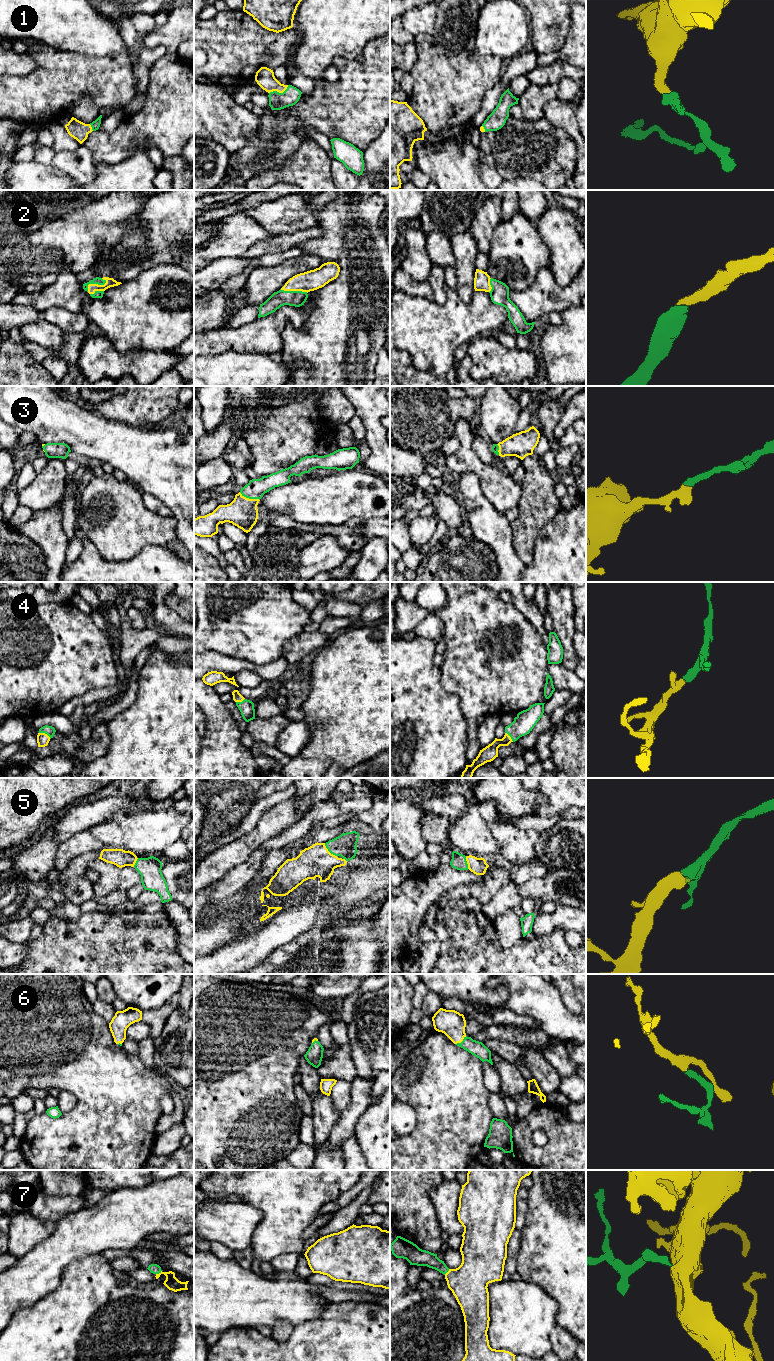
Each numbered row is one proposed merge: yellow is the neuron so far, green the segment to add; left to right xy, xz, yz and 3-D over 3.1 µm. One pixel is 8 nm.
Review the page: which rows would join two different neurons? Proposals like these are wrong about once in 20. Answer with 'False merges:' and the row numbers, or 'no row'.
False merges: no row

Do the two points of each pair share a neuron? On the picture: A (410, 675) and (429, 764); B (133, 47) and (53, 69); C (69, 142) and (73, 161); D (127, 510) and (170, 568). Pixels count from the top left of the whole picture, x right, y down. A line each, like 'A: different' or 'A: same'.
A: same
B: different
C: different
D: different

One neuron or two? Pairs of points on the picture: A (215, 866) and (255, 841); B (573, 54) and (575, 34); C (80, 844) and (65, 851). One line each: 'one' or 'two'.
A: one
B: one
C: one

